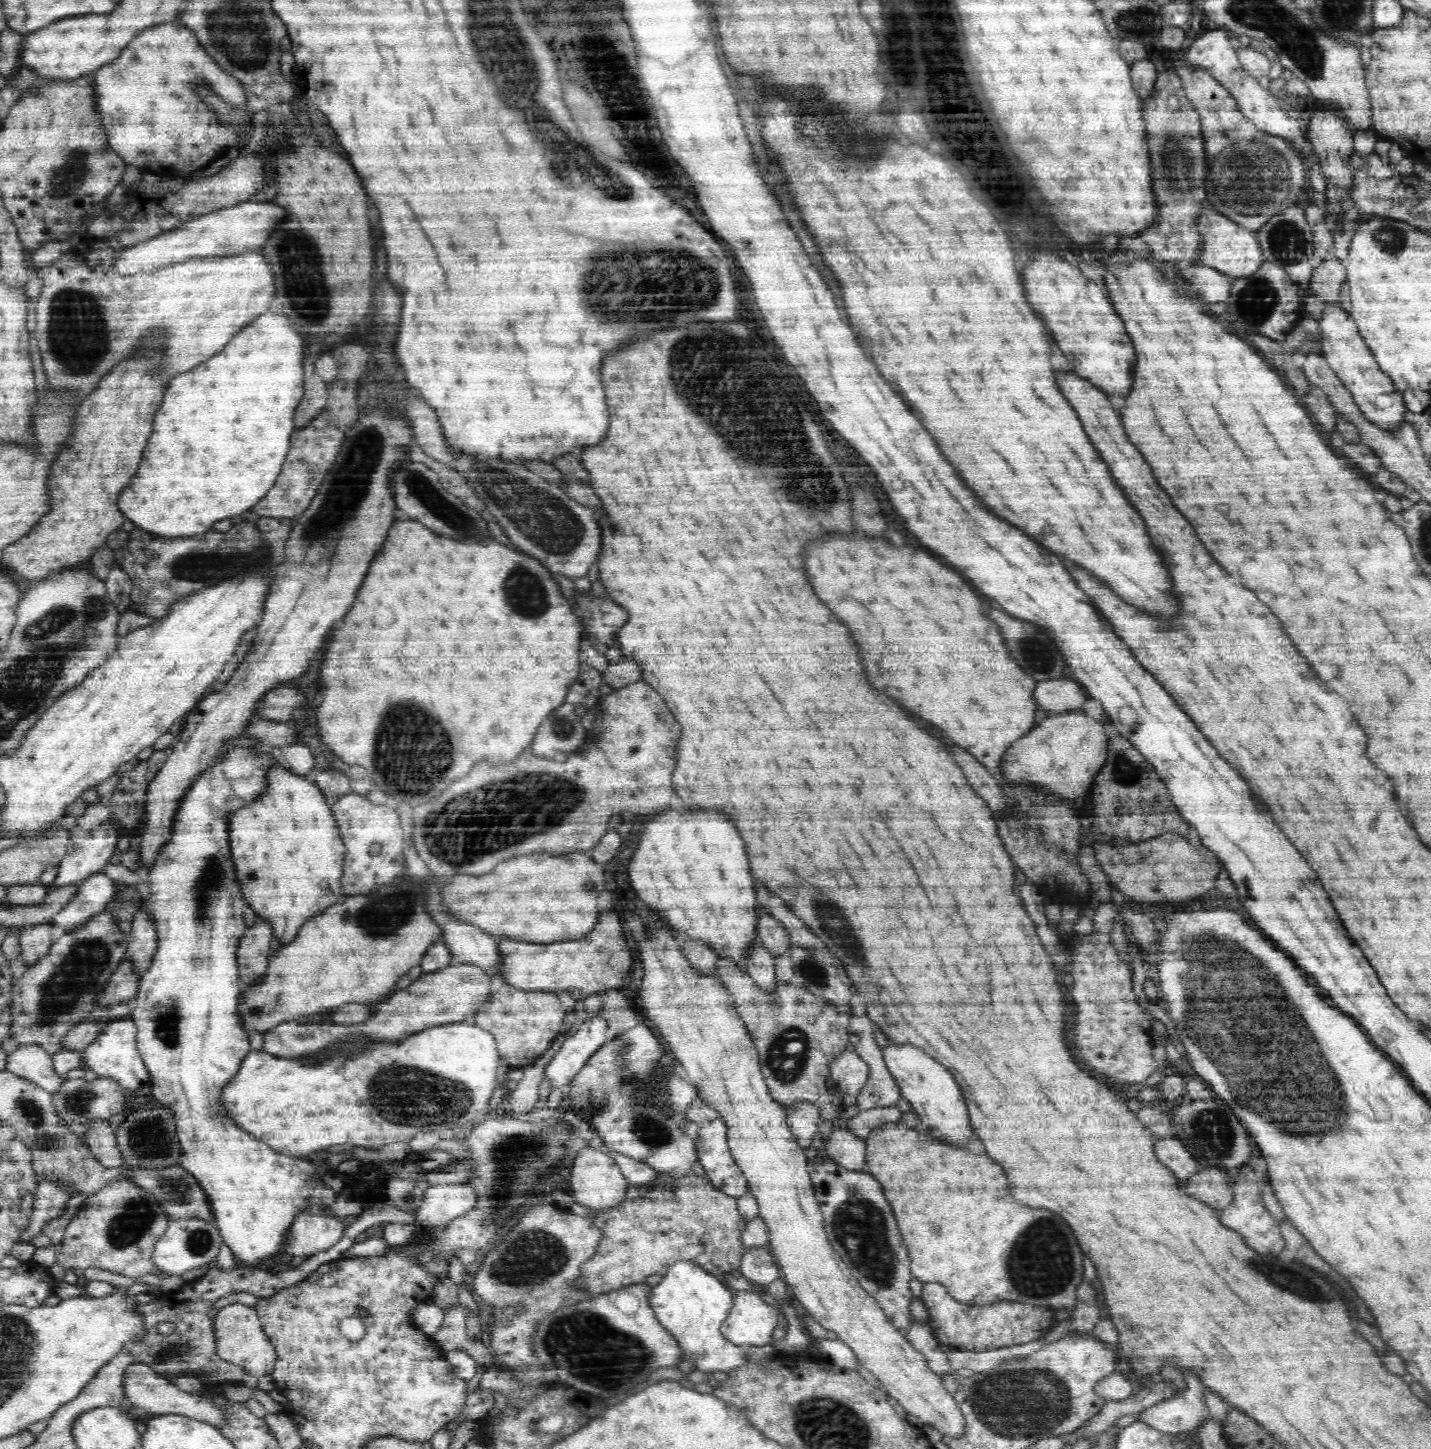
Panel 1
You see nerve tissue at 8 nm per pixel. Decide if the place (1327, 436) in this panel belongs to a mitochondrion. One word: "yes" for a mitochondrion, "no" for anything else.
no

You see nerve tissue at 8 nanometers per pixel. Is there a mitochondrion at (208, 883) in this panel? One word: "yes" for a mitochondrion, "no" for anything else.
yes

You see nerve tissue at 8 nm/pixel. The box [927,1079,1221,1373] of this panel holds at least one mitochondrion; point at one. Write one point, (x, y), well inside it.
(1037, 1267)

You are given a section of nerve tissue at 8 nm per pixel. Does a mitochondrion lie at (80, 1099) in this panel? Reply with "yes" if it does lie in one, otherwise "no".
yes

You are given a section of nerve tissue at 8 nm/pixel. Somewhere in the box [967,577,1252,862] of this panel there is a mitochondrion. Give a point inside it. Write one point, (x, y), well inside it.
(1041, 657)

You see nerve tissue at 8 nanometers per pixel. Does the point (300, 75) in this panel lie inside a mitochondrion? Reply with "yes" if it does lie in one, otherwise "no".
no

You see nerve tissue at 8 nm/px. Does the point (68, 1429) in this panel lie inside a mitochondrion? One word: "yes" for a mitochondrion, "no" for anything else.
no

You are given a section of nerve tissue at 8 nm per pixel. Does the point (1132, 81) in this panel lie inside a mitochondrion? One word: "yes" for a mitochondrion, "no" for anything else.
no

